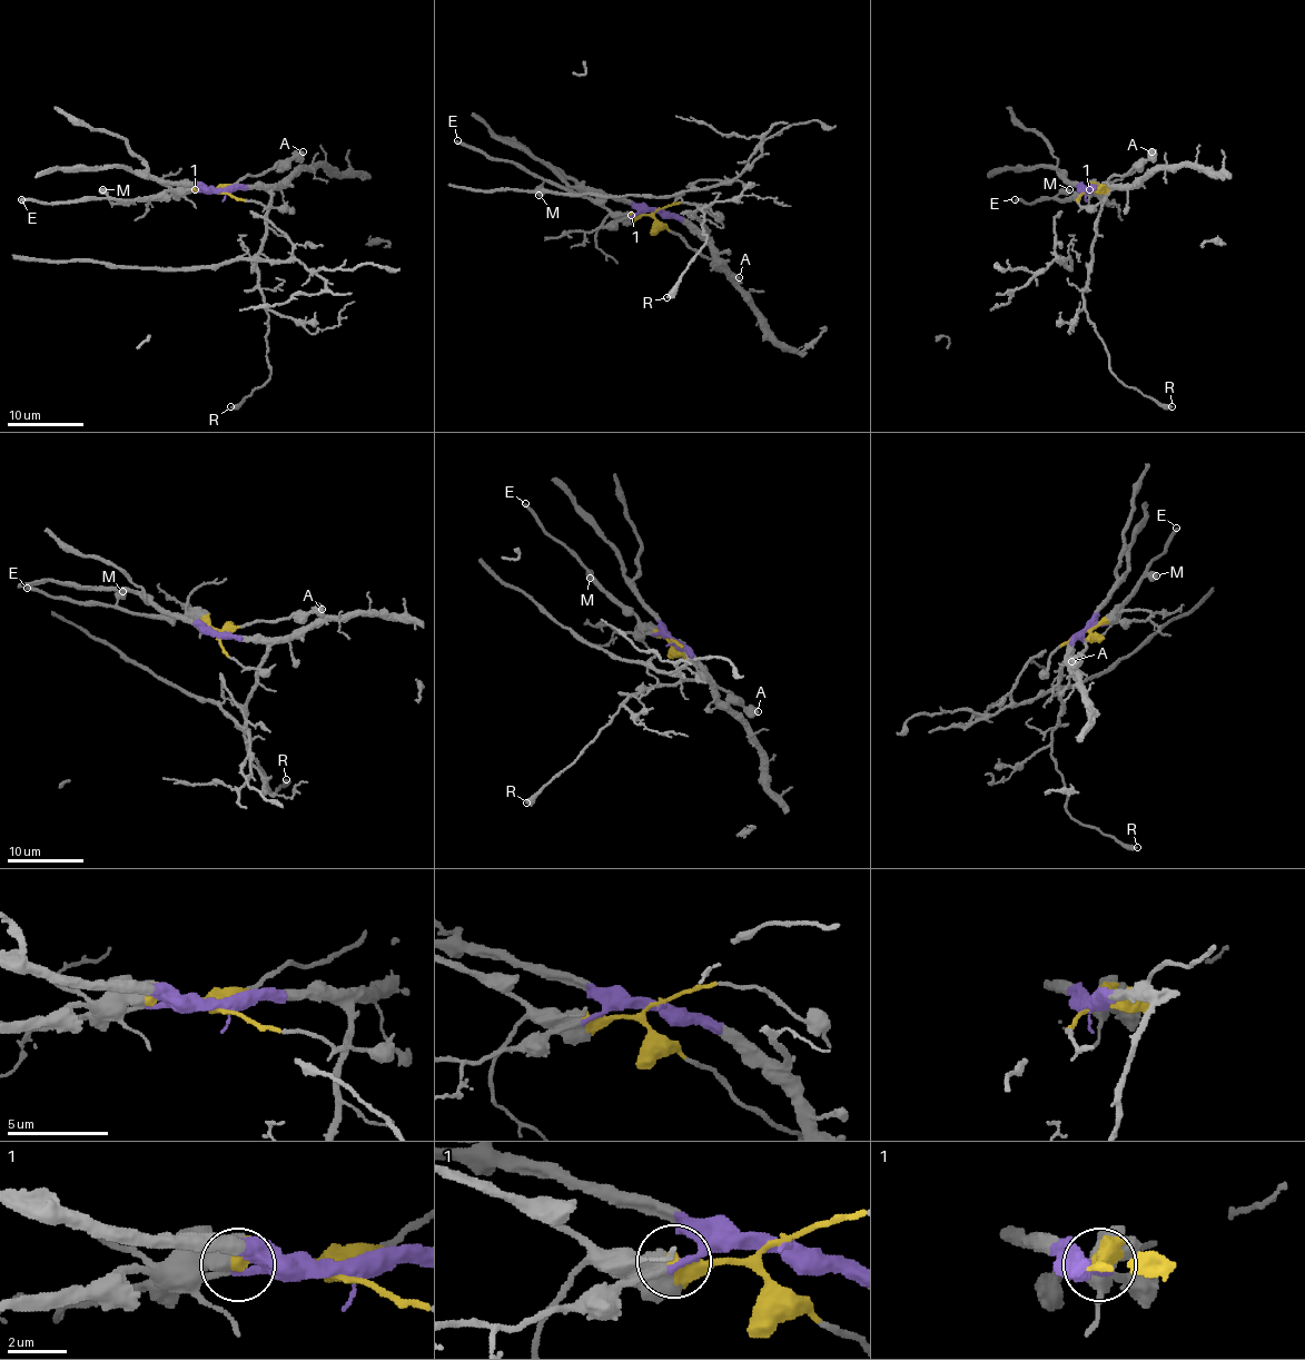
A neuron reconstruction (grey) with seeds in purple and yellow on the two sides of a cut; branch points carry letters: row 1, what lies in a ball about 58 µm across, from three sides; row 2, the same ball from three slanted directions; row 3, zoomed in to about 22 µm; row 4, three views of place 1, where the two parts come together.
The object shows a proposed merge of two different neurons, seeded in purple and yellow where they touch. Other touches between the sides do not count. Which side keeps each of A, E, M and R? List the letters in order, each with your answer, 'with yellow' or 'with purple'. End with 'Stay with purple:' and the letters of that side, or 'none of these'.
A: with yellow
E: with yellow
M: with yellow
R: with purple
Stay with purple: R

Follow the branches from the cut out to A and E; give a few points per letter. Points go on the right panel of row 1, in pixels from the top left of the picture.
A: (1085, 191), (1097, 191), (1110, 178), (1124, 176), (1152, 151)
E: (1085, 191), (1068, 199), (1034, 203), (1015, 199)

